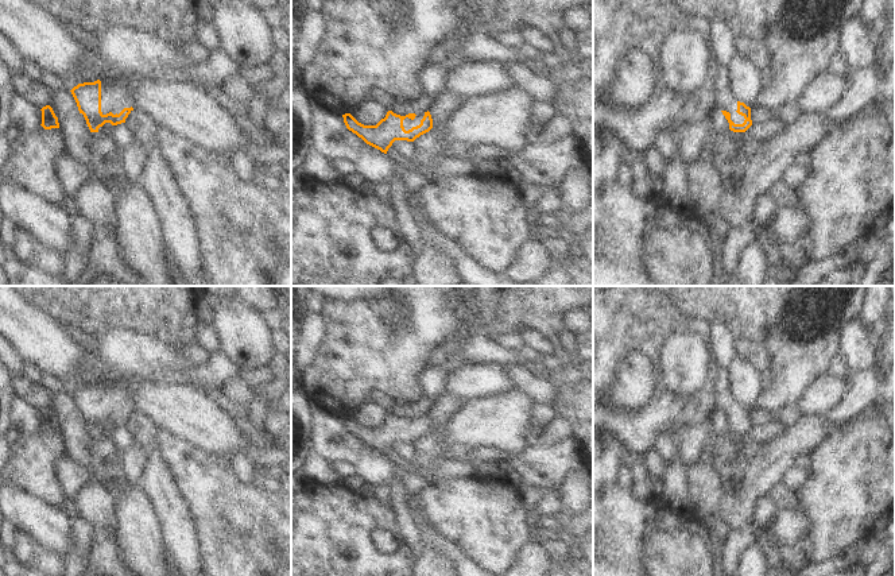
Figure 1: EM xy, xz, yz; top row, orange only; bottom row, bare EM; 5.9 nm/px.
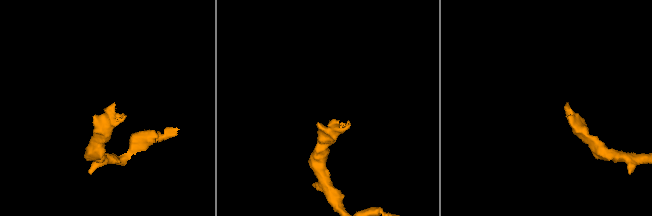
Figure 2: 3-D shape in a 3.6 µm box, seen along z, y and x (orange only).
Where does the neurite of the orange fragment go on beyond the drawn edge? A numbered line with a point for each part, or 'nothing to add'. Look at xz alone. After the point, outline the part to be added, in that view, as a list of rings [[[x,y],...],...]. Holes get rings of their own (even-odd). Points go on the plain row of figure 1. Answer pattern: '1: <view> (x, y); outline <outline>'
1: xz (407, 425); outline [[[425,415],[416,417],[414,422],[406,420],[403,422],[403,429],[406,433],[411,432],[412,429],[416,429],[421,426],[421,422],[423,421]]]

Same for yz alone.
1: yz (725, 402); outline [[[718,368],[718,376],[716,379],[716,393],[714,393],[716,407],[721,413],[727,413],[731,415],[731,422],[735,426],[743,426],[744,418],[739,417],[737,413],[737,402],[732,395],[729,387],[729,372],[728,370]]]

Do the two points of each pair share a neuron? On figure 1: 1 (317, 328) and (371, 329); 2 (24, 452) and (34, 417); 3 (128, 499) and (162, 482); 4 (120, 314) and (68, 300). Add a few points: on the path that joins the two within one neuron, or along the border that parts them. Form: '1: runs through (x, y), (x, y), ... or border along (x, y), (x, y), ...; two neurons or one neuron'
1: border along (320, 313), (324, 321), (324, 339), (313, 358); two neurons
2: border along (39, 426), (35, 430), (20, 433); two neurons
3: border along (138, 482), (158, 520); two neurons
4: runs through (107, 301), (81, 300); one neuron

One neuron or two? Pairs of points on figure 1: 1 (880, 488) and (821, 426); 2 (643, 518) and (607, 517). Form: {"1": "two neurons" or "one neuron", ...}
{"1": "two neurons", "2": "one neuron"}

